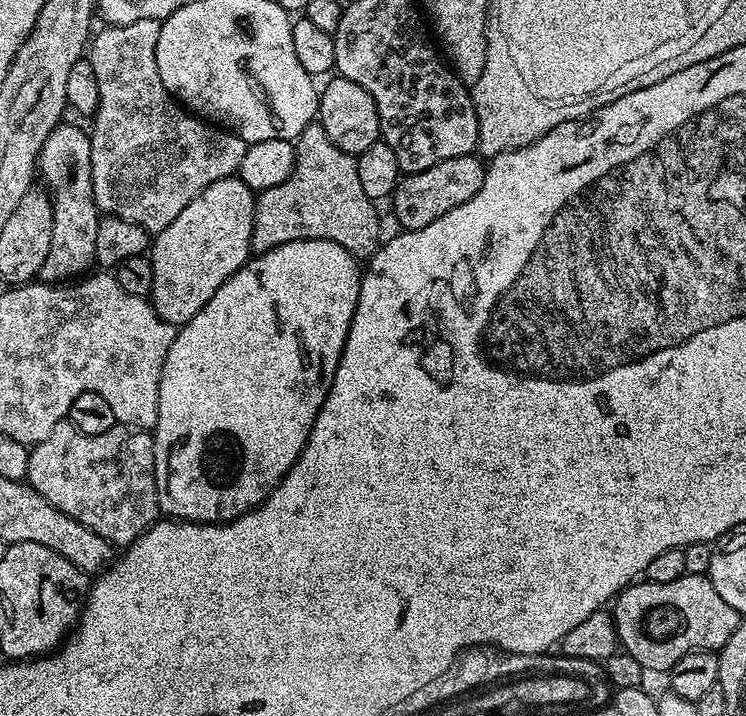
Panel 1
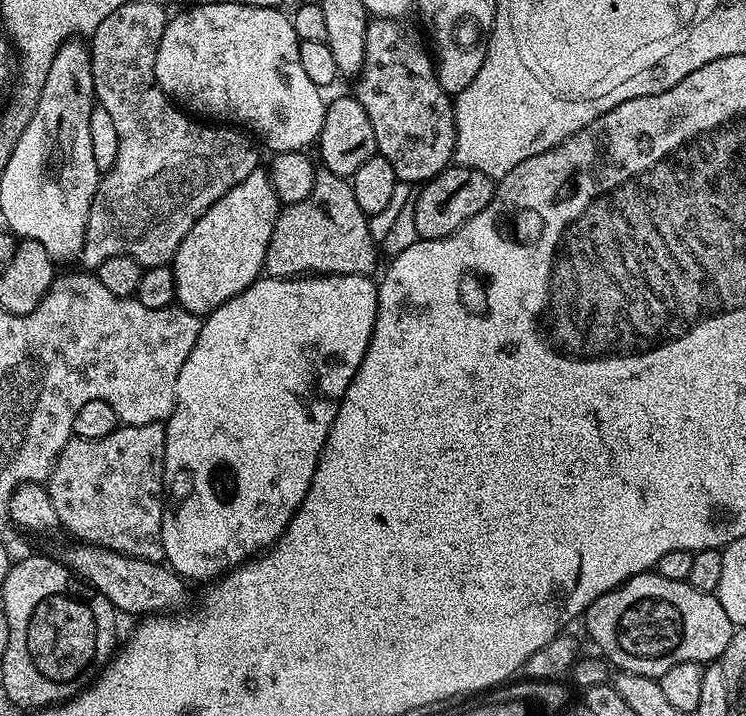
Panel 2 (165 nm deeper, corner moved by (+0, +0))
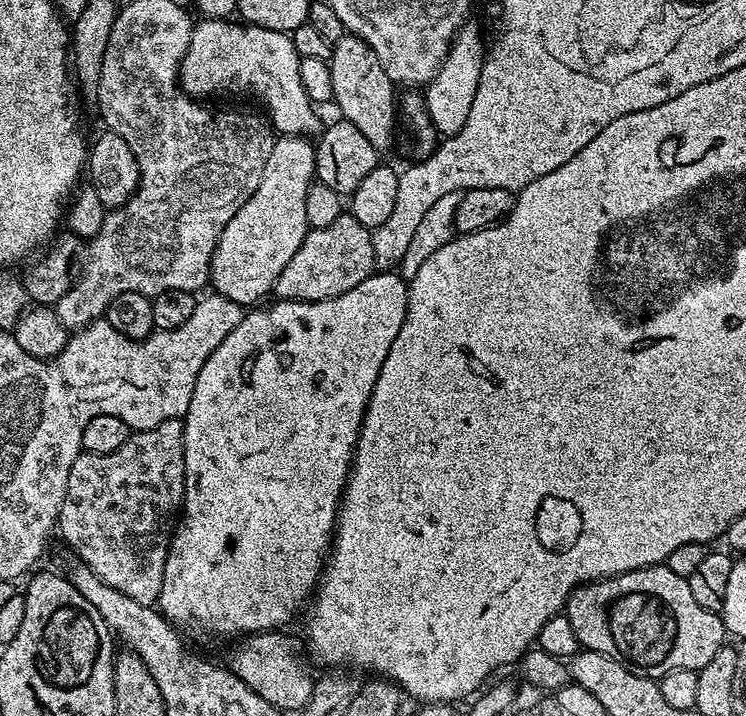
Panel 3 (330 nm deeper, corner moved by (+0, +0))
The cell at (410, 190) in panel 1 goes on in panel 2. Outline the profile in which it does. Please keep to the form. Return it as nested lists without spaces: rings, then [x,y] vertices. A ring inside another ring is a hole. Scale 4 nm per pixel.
[[[461,166],[445,168],[415,193],[414,224],[419,239],[441,240],[443,236],[452,236],[467,220],[474,218],[474,214],[486,210],[495,192],[494,180],[482,170]]]

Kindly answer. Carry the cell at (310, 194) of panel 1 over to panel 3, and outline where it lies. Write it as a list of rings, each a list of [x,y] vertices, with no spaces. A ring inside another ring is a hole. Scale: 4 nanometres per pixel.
[[[341,214],[325,228],[309,228],[294,258],[286,262],[286,270],[278,274],[275,295],[282,300],[325,300],[354,290],[377,271],[372,231],[351,214]]]

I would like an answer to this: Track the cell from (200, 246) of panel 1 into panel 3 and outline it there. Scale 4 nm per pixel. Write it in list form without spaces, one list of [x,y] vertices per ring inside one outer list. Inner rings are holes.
[[[280,136],[273,139],[272,153],[270,158],[266,158],[266,170],[262,170],[262,182],[258,182],[258,190],[254,190],[238,214],[226,222],[216,243],[210,269],[210,284],[216,287],[213,288],[215,295],[230,298],[241,306],[252,306],[263,301],[263,296],[275,289],[278,274],[286,270],[286,262],[290,262],[290,258],[294,258],[298,252],[298,246],[302,246],[309,230],[306,194],[316,180],[316,149],[313,141],[310,141],[302,136]]]

